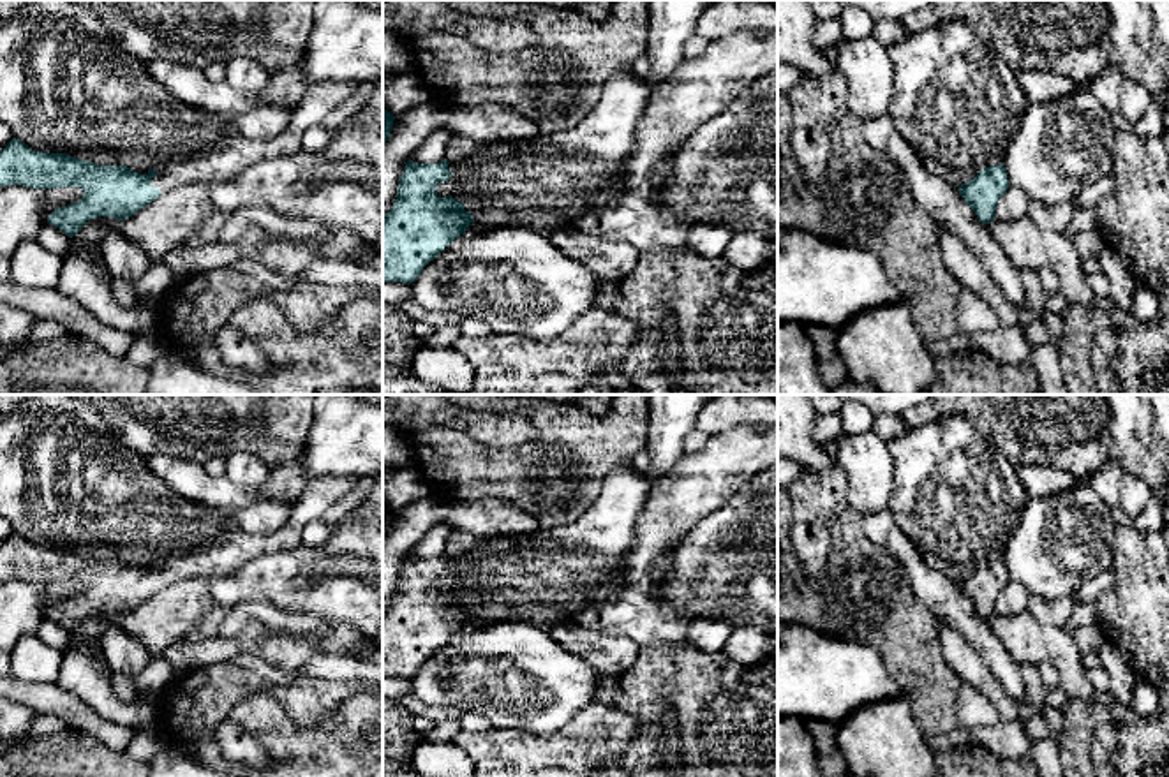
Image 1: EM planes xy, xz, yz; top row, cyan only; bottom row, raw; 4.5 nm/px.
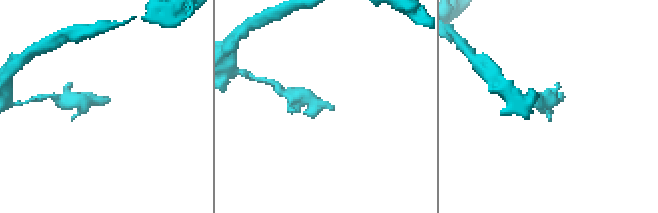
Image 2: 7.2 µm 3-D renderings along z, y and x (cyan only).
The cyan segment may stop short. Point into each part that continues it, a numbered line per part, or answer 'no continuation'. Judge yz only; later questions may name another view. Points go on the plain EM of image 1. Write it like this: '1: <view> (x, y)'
no continuation

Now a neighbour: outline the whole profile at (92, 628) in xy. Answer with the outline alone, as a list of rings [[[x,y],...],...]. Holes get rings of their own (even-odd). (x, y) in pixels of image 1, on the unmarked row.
[[[95,611],[83,618],[83,622],[71,633],[69,647],[83,645],[88,641],[99,643],[104,631],[116,620],[115,611]]]

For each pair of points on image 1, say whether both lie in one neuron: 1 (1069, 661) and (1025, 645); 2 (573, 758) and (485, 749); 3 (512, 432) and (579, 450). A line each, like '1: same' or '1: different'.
1: same
2: same
3: different

